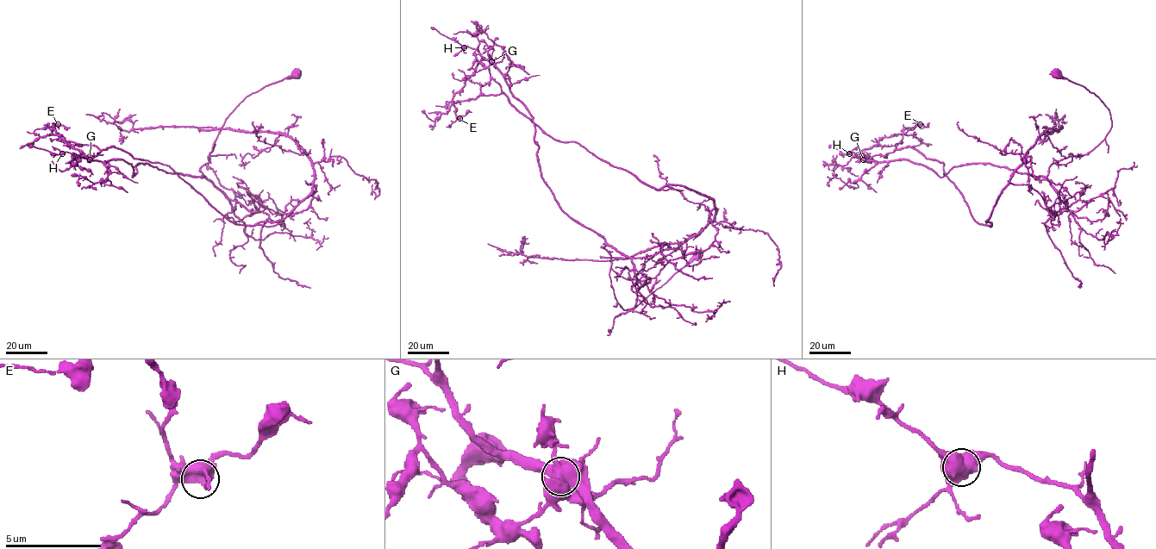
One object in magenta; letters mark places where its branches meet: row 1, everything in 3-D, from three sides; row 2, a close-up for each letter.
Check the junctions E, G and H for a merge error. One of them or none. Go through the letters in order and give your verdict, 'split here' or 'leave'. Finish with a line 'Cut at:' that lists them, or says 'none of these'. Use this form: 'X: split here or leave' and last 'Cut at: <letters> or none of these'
E: leave
G: split here
H: leave
Cut at: G

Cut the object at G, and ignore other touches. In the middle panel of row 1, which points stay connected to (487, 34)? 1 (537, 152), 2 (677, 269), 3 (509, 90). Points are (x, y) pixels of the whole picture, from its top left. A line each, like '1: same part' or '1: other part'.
1: same part
2: same part
3: same part

